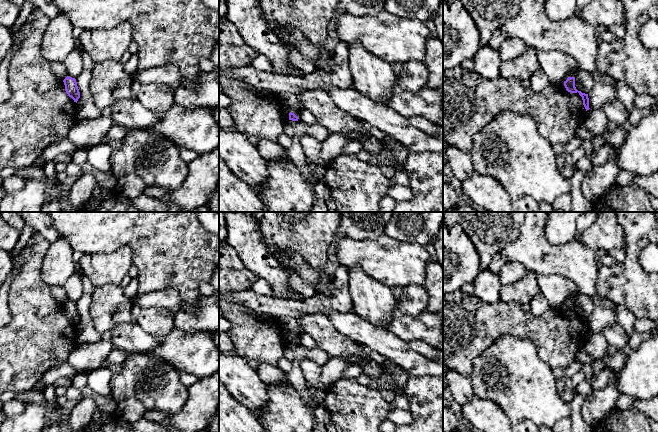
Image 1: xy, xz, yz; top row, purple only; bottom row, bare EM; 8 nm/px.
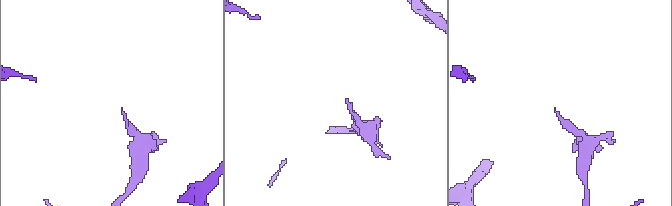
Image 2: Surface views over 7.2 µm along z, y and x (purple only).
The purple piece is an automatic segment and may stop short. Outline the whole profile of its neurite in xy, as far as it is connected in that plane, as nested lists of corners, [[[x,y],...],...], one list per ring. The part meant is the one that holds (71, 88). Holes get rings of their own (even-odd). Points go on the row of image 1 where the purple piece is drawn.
[[[67,76],[64,80],[65,91],[69,97],[71,97],[74,102],[77,103],[78,99],[80,98],[80,92],[77,86],[76,79]]]

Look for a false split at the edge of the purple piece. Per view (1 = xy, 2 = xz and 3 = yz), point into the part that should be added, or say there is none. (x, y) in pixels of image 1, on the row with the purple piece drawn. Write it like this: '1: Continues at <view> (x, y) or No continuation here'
1: No continuation here
2: No continuation here
3: No continuation here

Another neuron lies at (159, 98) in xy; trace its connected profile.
[[[166,84],[141,85],[136,99],[147,109],[156,113],[168,111],[174,104],[174,89]]]

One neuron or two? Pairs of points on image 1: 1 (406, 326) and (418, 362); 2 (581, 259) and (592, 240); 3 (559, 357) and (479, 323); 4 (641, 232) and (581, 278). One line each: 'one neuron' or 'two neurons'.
1: two neurons
2: two neurons
3: one neuron
4: two neurons

